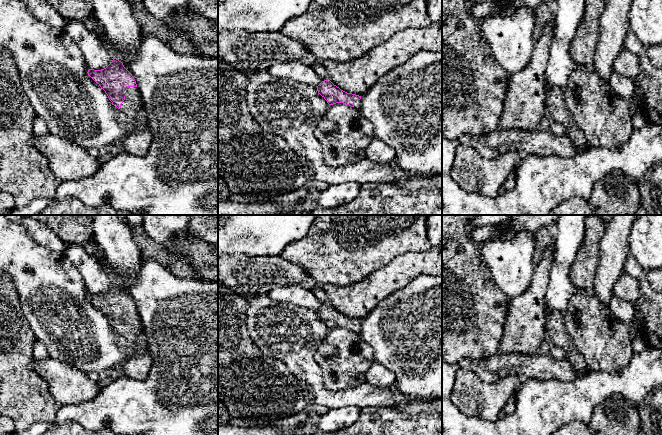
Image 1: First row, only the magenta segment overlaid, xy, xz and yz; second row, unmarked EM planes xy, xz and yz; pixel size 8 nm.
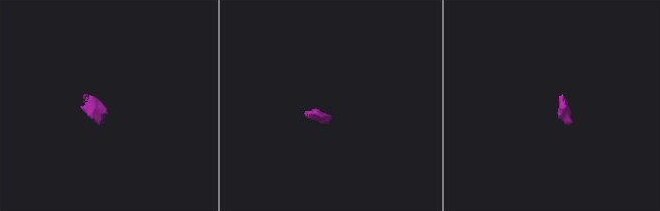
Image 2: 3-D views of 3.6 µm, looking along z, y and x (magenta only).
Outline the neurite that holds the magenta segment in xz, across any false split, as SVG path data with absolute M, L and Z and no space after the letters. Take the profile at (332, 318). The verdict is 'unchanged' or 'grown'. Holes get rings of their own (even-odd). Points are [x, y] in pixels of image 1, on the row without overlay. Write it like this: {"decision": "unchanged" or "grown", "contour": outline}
{"decision": "grown", "contour": "M329 303L322 305L317 310L318 317L327 325L329 329L343 327L359 333L362 330L361 320L347 317L334 309Z"}

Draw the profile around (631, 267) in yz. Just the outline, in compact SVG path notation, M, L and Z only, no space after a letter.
M611 215L610 221L605 223L604 235L600 241L600 263L593 283L593 293L605 307L609 306L610 300L614 295L614 284L622 272L627 272L638 281L646 277L646 272L629 253L628 235L632 223L638 216L639 215Z

